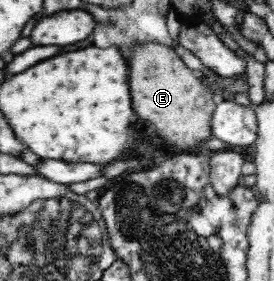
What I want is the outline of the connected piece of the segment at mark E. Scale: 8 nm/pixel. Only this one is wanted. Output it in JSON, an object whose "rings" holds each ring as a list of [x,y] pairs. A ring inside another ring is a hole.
{"rings":[[[134,42],[129,47],[128,67],[130,67],[130,95],[134,111],[154,125],[156,135],[166,140],[166,143],[184,150],[184,154],[204,153],[203,148],[197,147],[201,142],[212,136],[210,118],[218,103],[210,88],[206,87],[201,80],[201,75],[186,66],[186,63],[178,56],[171,44],[156,42]]]}

